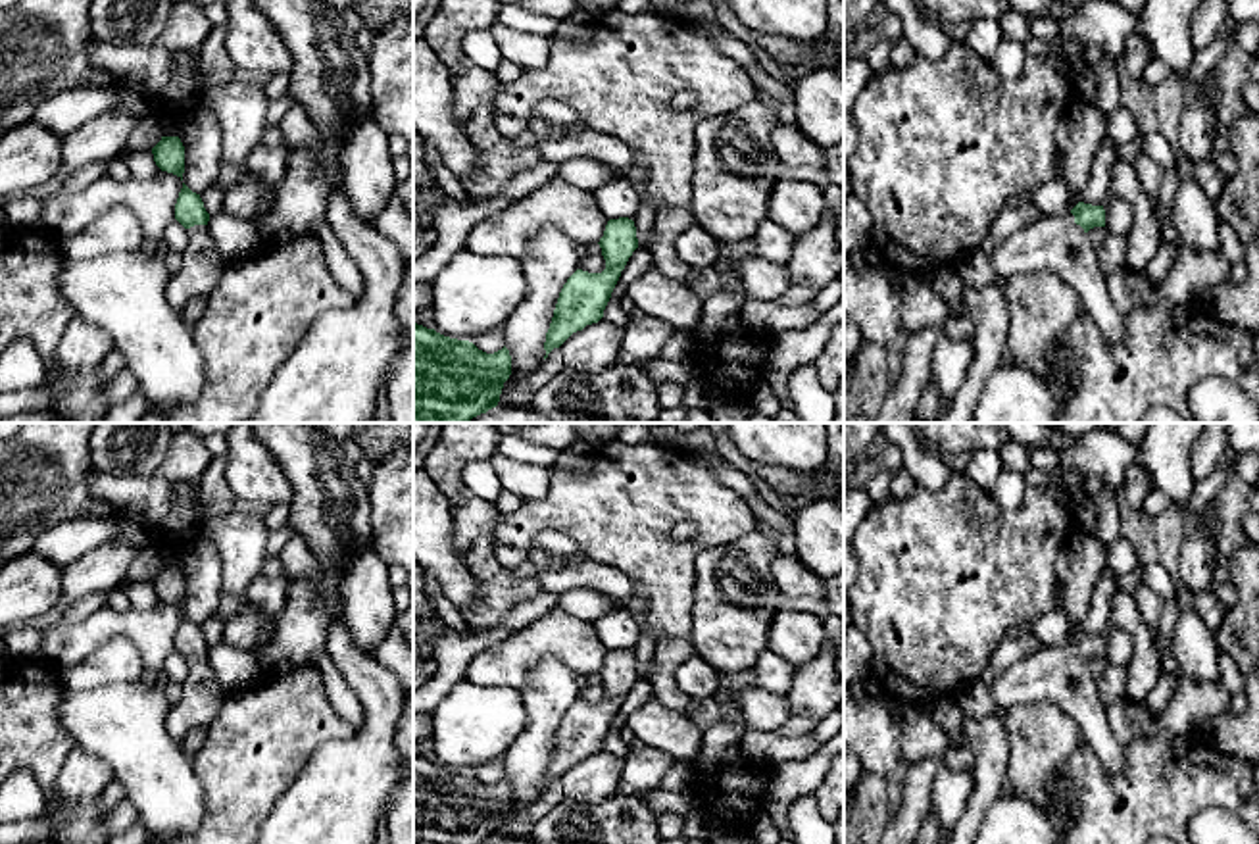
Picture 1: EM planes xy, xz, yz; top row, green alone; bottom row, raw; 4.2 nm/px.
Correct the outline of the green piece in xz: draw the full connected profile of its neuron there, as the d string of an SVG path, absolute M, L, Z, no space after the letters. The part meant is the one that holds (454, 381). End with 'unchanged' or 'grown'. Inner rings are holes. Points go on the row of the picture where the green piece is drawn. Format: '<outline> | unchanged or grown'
M413 323L413 423L469 423L498 406L509 375L506 346L486 354Z | unchanged

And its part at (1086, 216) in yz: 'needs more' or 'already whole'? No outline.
needs more

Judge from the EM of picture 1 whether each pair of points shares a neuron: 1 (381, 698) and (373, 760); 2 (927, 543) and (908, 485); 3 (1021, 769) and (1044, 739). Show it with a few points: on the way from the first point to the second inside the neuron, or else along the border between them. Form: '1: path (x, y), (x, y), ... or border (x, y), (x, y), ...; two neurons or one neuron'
1: path (381, 714), (373, 744); one neuron
2: border (917, 485), (904, 496), (890, 496); two neurons
3: path (1029, 762), (1036, 746); one neuron

